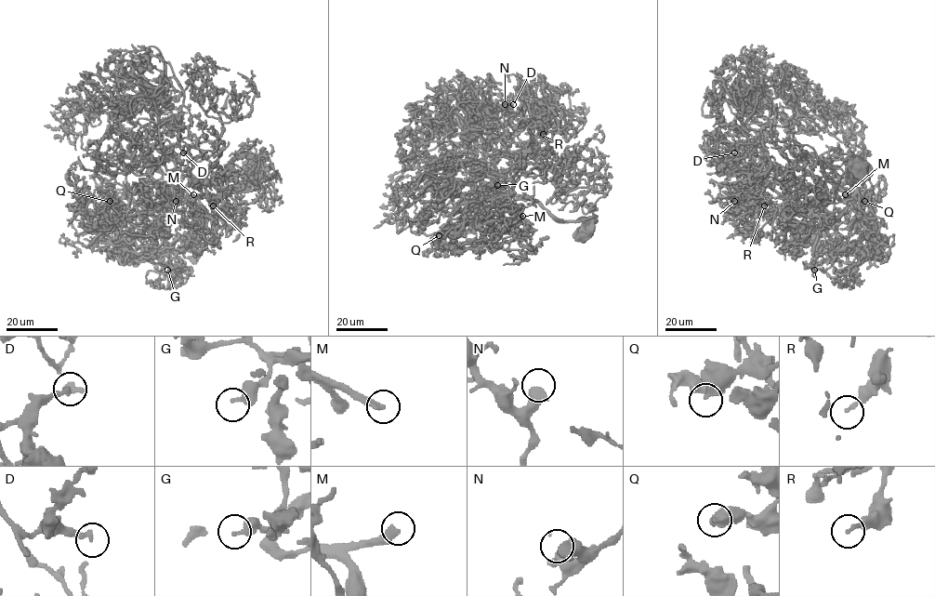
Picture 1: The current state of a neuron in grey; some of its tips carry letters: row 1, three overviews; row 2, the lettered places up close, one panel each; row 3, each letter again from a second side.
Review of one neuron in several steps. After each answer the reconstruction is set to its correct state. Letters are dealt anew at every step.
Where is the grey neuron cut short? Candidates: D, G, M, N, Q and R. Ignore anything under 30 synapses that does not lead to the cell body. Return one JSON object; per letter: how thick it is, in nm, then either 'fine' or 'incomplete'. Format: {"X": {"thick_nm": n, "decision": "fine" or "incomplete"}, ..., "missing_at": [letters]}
{"D": {"thick_nm": 220, "decision": "fine"}, "G": {"thick_nm": 320, "decision": "fine"}, "M": {"thick_nm": 320, "decision": "incomplete"}, "N": {"thick_nm": 550, "decision": "fine"}, "Q": {"thick_nm": 380, "decision": "fine"}, "R": {"thick_nm": 200, "decision": "fine"}, "missing_at": ["M"]}

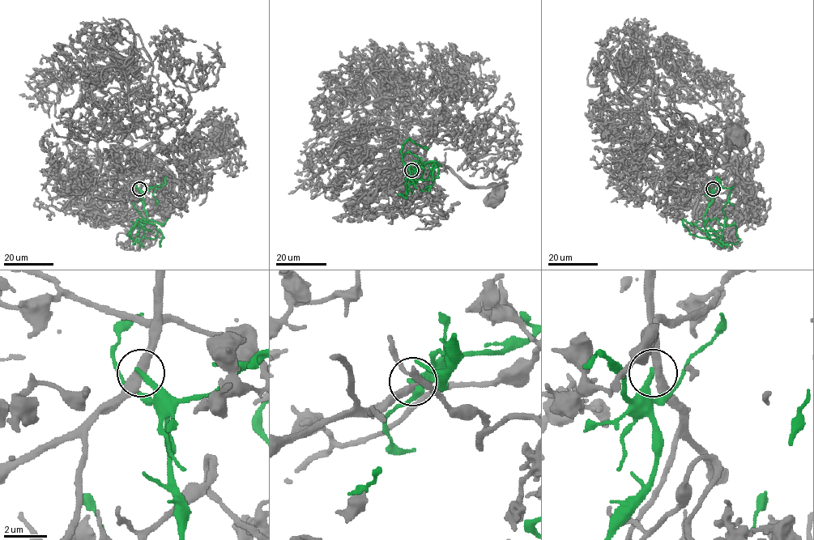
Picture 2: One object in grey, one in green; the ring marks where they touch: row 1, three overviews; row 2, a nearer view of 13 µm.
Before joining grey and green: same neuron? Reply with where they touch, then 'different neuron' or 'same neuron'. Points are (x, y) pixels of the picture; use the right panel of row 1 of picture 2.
at (713, 189); different neuron

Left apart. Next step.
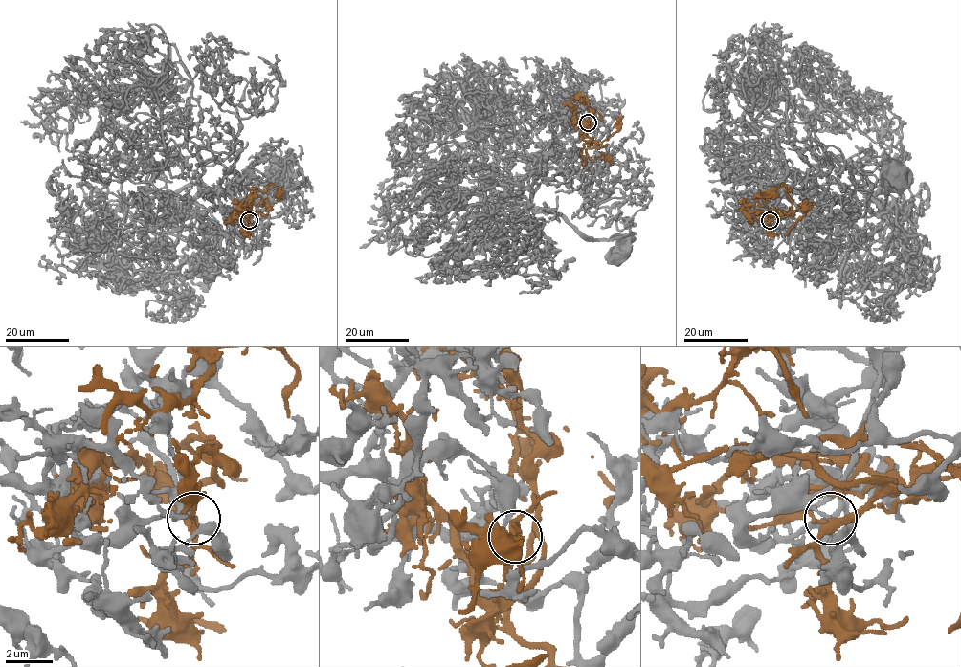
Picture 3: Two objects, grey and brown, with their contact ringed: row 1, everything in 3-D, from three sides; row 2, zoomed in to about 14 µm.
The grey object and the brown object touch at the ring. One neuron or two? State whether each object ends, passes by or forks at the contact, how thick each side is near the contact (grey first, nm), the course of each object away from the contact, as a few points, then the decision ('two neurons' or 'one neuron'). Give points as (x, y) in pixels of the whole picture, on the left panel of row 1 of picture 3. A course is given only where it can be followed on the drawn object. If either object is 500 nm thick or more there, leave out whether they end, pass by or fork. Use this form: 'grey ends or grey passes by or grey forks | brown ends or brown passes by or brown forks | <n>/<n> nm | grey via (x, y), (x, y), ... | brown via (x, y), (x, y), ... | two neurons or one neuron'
grey ends | brown passes by | 110/380 nm | grey via (248, 220), (237, 191), (229, 214), (207, 190), (187, 206), (150, 190), (204, 185), (246, 205), (280, 174) | brown via (248, 220), (253, 215), (248, 211), (257, 212), (243, 203), (247, 211), (242, 222), (253, 234) | two neurons

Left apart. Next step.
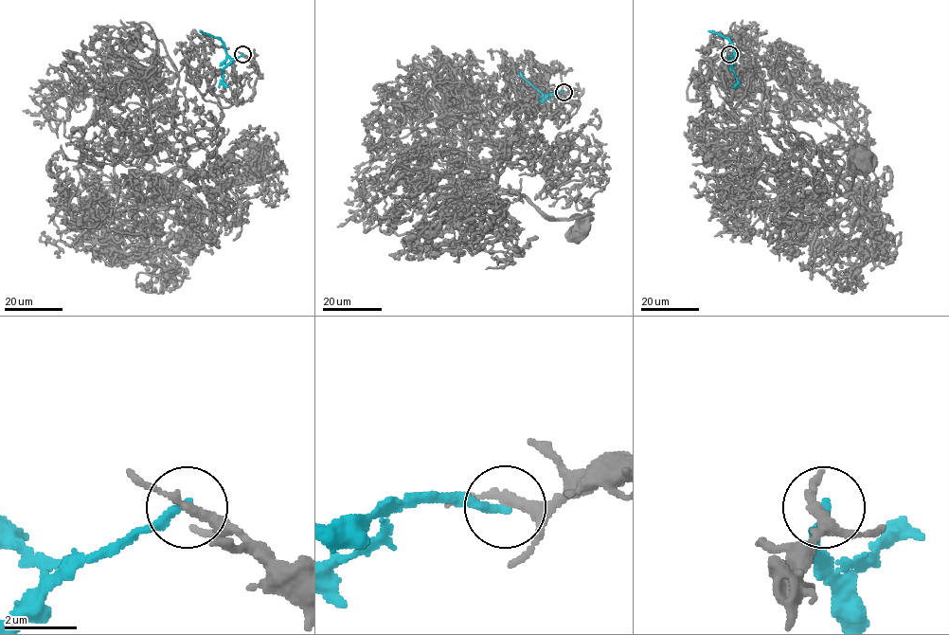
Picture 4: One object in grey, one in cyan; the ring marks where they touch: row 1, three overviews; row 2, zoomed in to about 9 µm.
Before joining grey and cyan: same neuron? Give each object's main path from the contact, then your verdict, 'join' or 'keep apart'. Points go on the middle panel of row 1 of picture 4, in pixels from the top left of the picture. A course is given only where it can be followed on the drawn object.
grey runs (564, 92), (581, 93), (523, 100), (542, 127), (457, 214), (508, 190), (579, 229); cyan runs (564, 92), (556, 91), (547, 97), (519, 71); keep apart

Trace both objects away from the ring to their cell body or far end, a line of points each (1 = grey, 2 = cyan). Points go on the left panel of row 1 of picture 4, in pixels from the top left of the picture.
1: (242, 54), (259, 78), (227, 107), (203, 95), (217, 136), (177, 183), (140, 172), (226, 186), (258, 158)
2: (242, 54), (232, 59), (219, 39), (200, 31)

